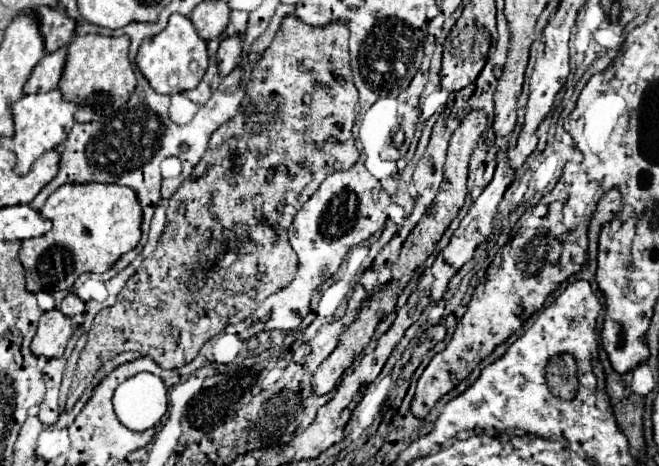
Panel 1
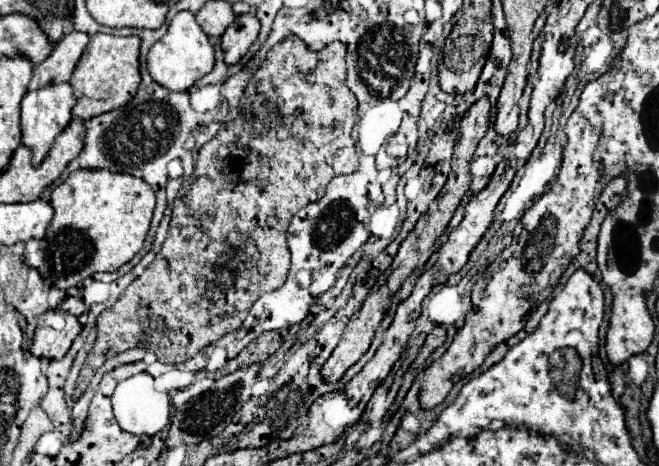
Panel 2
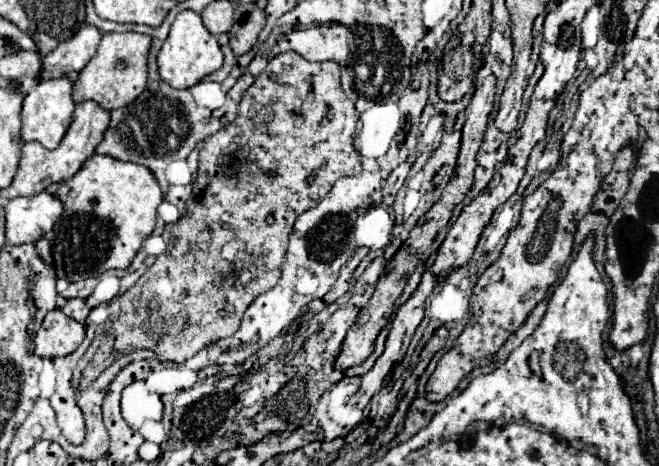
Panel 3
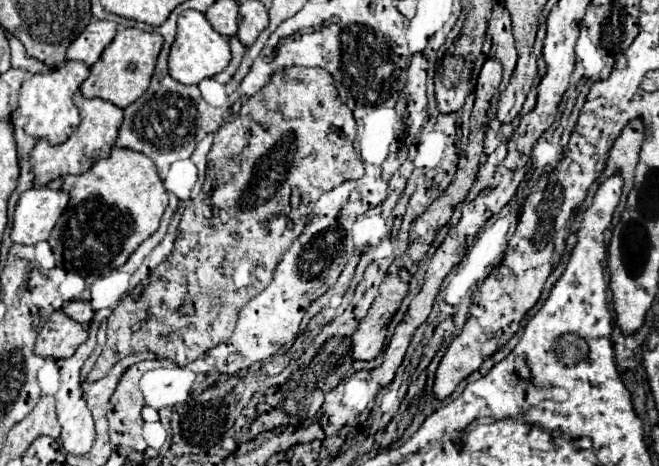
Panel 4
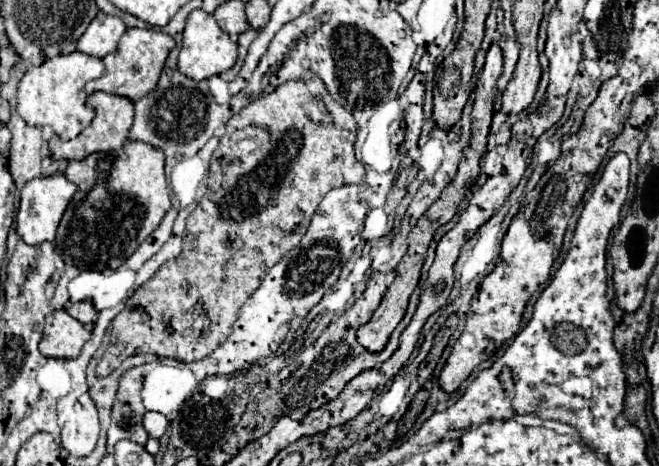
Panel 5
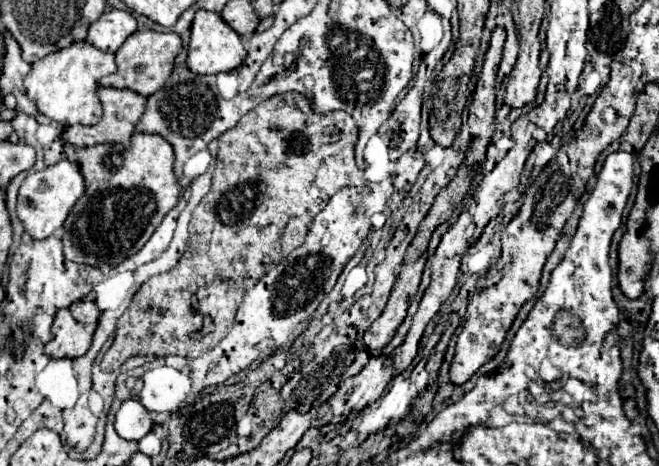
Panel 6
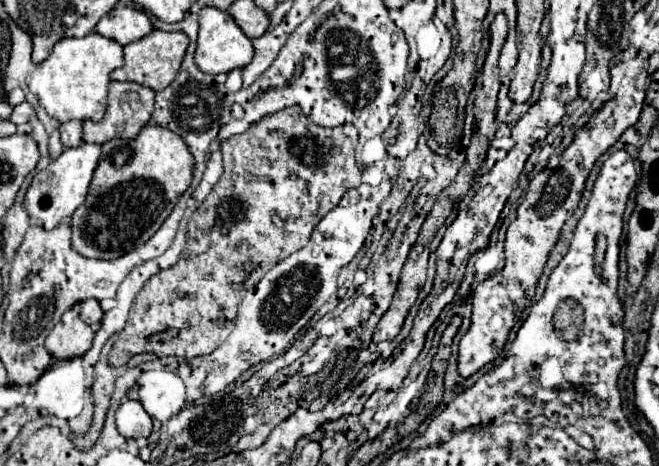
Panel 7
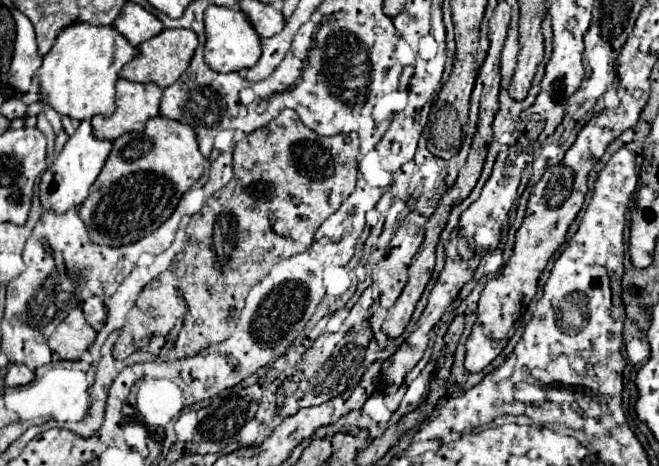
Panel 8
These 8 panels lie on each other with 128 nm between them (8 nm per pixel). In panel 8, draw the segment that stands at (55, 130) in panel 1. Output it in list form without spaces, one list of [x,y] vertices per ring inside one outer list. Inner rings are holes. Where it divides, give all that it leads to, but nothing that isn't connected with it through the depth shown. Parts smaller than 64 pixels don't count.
[[[72,24],[64,28],[52,50],[44,56],[42,66],[36,70],[34,80],[46,94],[46,102],[60,114],[76,120],[90,120],[92,116],[110,116],[116,108],[114,86],[118,72],[130,62],[138,50],[112,26]]]

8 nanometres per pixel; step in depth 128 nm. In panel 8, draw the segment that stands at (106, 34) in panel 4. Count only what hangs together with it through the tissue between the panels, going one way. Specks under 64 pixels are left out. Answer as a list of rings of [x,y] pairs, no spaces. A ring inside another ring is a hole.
[[[126,2],[122,12],[118,14],[118,20],[114,20],[112,26],[116,26],[116,30],[120,30],[120,34],[124,34],[124,38],[132,46],[142,44],[164,30],[162,22],[154,14],[146,12],[134,2]]]

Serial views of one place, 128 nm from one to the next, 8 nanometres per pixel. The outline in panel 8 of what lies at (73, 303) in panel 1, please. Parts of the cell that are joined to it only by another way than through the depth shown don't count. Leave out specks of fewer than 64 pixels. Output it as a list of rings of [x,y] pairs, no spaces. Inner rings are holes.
[[[92,296],[88,298],[84,304],[82,304],[82,312],[86,316],[86,322],[94,328],[102,326],[102,322],[106,320],[106,306],[104,306],[104,300],[98,298],[98,296]]]

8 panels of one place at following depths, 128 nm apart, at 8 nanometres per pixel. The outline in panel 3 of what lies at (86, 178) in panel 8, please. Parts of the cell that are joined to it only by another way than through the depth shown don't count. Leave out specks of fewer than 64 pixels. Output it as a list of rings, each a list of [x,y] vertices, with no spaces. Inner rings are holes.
[[[50,192],[12,198],[4,206],[6,244],[26,244],[40,240],[52,230],[60,214],[62,202]]]

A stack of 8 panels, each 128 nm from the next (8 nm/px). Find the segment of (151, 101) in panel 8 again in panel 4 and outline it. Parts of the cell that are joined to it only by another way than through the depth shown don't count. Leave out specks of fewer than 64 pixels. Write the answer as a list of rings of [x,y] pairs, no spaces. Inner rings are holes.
[[[76,90],[73,98],[78,112],[80,112],[80,126],[76,128],[76,132],[58,146],[50,146],[46,140],[38,140],[36,146],[30,152],[30,172],[32,172],[32,186],[46,186],[48,182],[62,178],[66,174],[84,174],[86,170],[90,170],[100,158],[106,158],[116,142],[118,136],[118,128],[122,124],[122,110],[118,106],[114,106],[112,102],[100,100],[100,98],[84,98],[80,94],[80,90]]]

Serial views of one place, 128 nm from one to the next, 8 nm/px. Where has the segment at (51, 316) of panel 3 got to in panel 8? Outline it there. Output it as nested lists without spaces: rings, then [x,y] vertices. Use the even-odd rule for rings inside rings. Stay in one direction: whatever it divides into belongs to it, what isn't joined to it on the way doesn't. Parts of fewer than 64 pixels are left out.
[[[74,308],[52,332],[48,338],[48,346],[62,360],[78,360],[82,352],[86,352],[94,344],[96,332],[86,324],[80,308]]]

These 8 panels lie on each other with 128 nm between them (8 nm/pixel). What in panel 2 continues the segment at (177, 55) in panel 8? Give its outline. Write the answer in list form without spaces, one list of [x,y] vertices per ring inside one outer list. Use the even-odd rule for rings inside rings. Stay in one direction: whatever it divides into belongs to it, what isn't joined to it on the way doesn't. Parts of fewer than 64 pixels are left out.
[[[92,34],[72,78],[68,80],[74,88],[76,106],[72,110],[74,116],[82,120],[90,120],[104,112],[116,110],[128,104],[138,90],[140,72],[138,72],[138,52],[140,38],[138,36],[112,36],[112,34]]]

